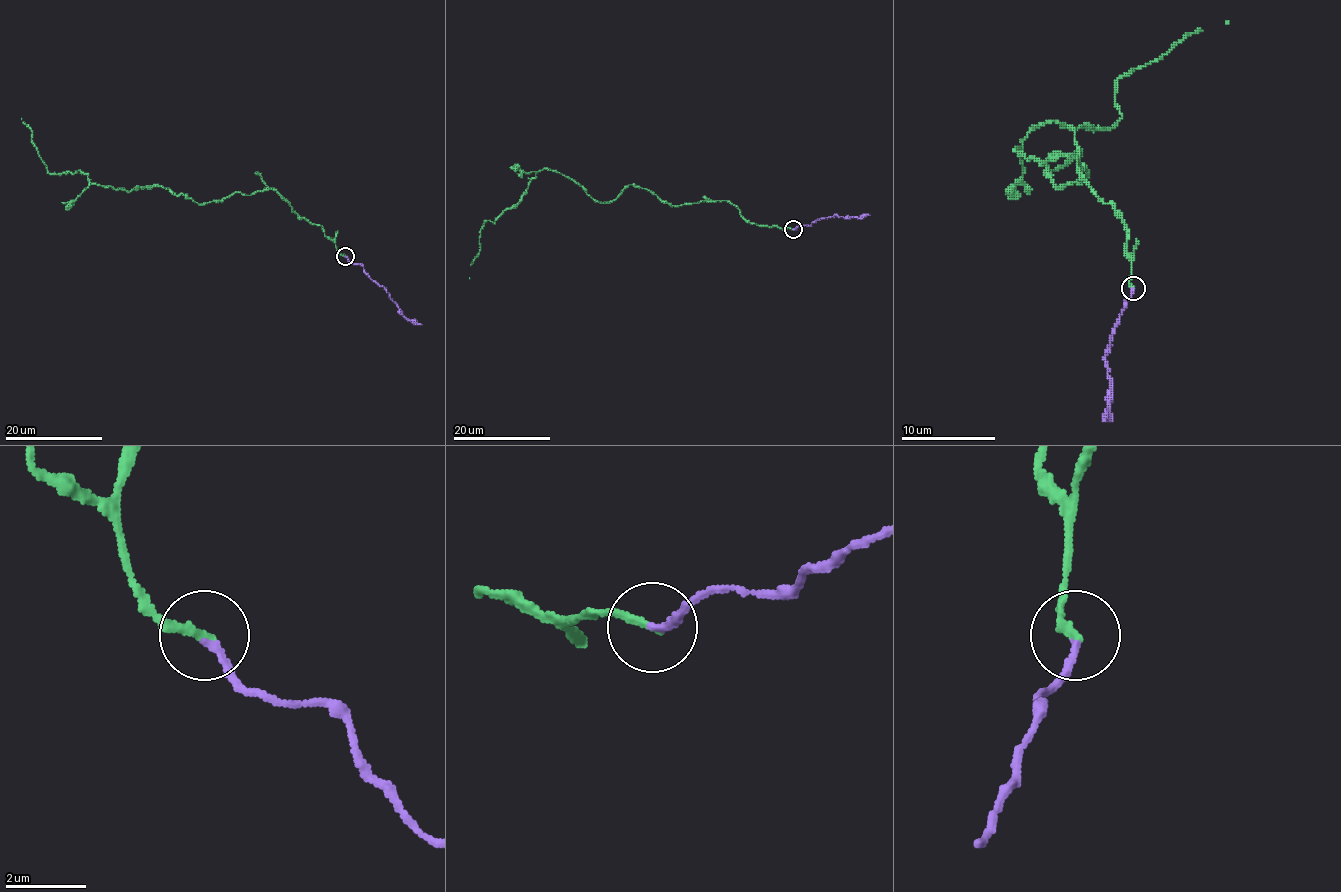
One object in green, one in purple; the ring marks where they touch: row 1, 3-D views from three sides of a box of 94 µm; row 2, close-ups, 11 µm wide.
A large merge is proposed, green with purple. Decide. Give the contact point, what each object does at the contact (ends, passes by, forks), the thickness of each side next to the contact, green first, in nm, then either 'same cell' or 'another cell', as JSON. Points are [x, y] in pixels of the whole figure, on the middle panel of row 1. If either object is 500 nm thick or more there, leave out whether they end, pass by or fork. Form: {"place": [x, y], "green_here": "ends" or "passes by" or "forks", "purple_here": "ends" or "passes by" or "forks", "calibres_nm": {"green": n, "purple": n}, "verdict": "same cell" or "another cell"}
{"place": [793, 229], "green_here": "ends", "purple_here": "ends", "calibres_nm": {"green": 220, "purple": 180}, "verdict": "same cell"}

